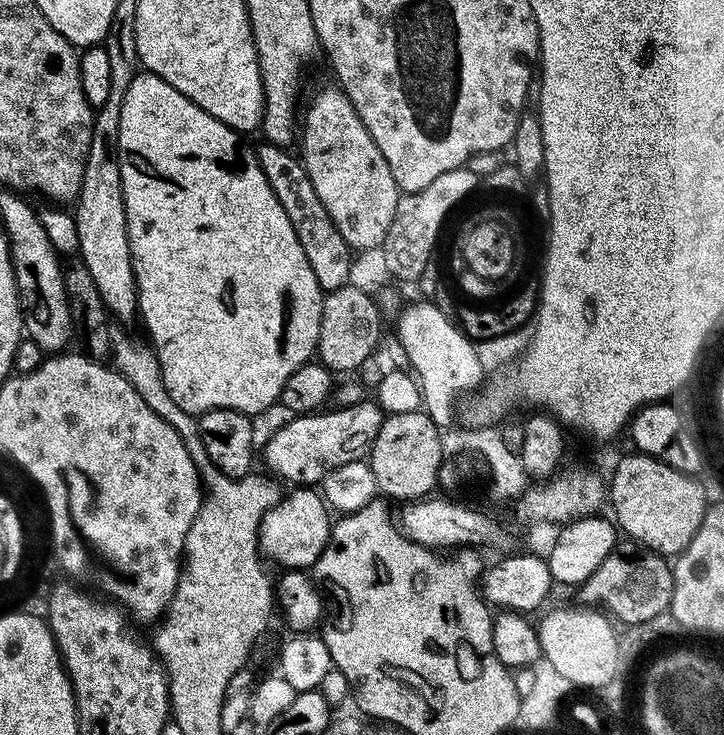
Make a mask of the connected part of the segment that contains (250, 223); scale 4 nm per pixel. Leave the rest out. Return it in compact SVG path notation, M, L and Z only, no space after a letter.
M141 71L126 90L121 106L121 129L118 131L121 188L125 200L133 273L136 276L138 316L140 320L144 319L144 328L149 336L147 339L160 363L162 382L166 382L166 390L182 406L182 410L199 414L215 408L229 408L256 418L259 412L266 411L271 404L275 405L279 401L282 386L286 386L290 374L294 374L317 355L325 293L321 291L315 272L310 268L286 211L271 189L266 174L262 172L255 151L251 147L248 149L240 140L243 140L241 133L206 114L206 110L190 102L186 94L174 90L170 82L158 78L153 72Z

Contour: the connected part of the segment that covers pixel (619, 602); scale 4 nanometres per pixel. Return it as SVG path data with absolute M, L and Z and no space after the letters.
M620 542L604 559L602 566L598 566L598 570L594 570L594 574L590 574L590 578L579 585L578 592L585 605L607 610L617 621L621 620L621 625L646 623L655 615L669 611L672 602L672 570L673 565L665 557L646 545Z

